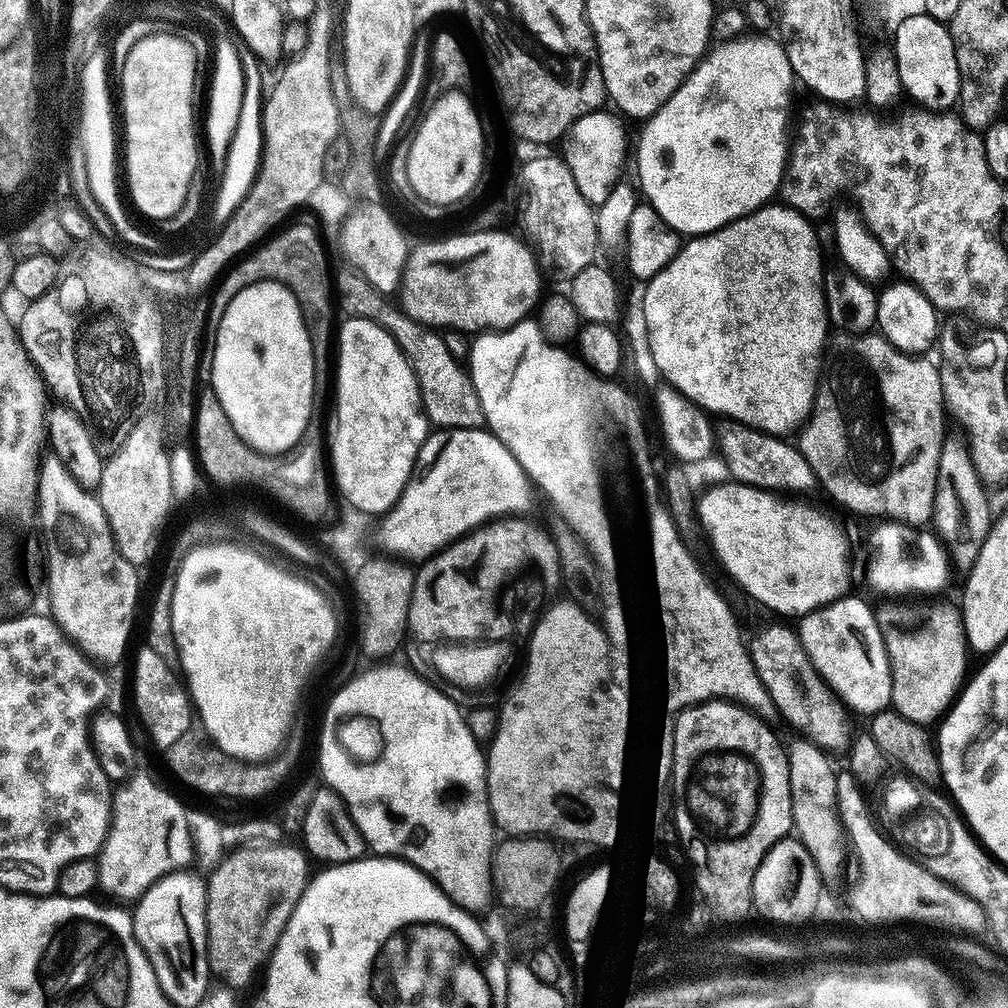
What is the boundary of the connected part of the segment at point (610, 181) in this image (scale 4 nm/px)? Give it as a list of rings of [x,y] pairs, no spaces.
[[[597,110],[578,118],[563,141],[563,160],[568,164],[585,202],[593,206],[606,202],[610,192],[622,180],[620,171],[624,168],[624,158],[628,152],[630,154],[630,142],[628,146],[628,138],[624,134],[625,121],[615,111],[604,111]]]

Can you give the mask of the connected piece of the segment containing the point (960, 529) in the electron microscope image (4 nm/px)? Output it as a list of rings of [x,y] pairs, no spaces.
[[[945,435],[944,445],[942,446],[942,454],[938,458],[938,486],[936,487],[936,506],[932,515],[931,523],[936,524],[935,531],[940,538],[947,544],[950,556],[953,561],[956,560],[961,564],[964,570],[971,568],[978,558],[978,554],[982,550],[982,542],[986,542],[988,531],[992,528],[994,519],[994,511],[988,505],[988,496],[986,493],[986,485],[981,480],[976,463],[972,460],[972,450],[967,439],[963,435],[952,436]]]

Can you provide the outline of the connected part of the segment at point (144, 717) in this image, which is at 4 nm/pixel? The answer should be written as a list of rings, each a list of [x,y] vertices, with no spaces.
[[[147,646],[137,650],[136,661],[132,664],[132,700],[153,746],[160,750],[167,750],[178,738],[189,735],[193,731],[192,720],[194,724],[194,705],[188,689],[168,664],[171,663],[166,657]]]

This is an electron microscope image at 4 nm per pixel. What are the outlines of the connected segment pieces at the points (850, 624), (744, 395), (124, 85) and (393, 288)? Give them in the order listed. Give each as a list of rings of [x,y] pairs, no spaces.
[[[855,594],[844,596],[817,612],[808,612],[799,617],[800,641],[812,664],[820,671],[820,676],[836,691],[849,709],[875,714],[885,711],[892,702],[892,660],[888,657],[888,647],[884,641],[884,628],[876,621],[872,608]]]
[[[769,202],[749,216],[738,218],[718,230],[708,232],[705,236],[689,239],[673,260],[647,281],[645,288],[648,289],[642,293],[650,351],[654,356],[654,362],[657,363],[659,375],[705,412],[717,412],[720,418],[734,420],[737,424],[745,424],[747,428],[756,428],[760,432],[769,432],[772,436],[781,438],[787,437],[787,432],[795,433],[812,413],[816,382],[820,378],[822,357],[830,335],[830,321],[824,297],[826,263],[824,264],[824,256],[820,253],[820,240],[808,220],[811,219],[805,213],[798,212],[783,202]]]
[[[165,30],[155,32],[152,36],[144,38],[140,43],[140,48],[135,50],[135,56],[131,62],[126,62],[122,70],[118,73],[120,80],[120,100],[124,103],[124,132],[122,128],[122,160],[128,163],[128,192],[132,195],[132,204],[144,216],[149,216],[154,222],[161,222],[170,219],[184,202],[186,202],[187,190],[190,188],[192,180],[197,179],[192,169],[192,160],[202,159],[201,149],[196,149],[196,120],[188,113],[188,88],[198,88],[198,83],[190,74],[190,54],[188,48],[184,48],[184,40],[178,34],[170,34]]]
[[[372,202],[367,206],[360,206],[360,208],[351,213],[343,222],[342,239],[344,238],[344,256],[349,260],[351,267],[360,275],[364,276],[375,288],[378,293],[388,294],[388,292],[395,293],[400,287],[400,280],[404,276],[404,264],[408,261],[408,253],[410,251],[410,243],[404,237],[402,229],[396,225],[396,220],[384,208],[379,208],[379,203]]]

